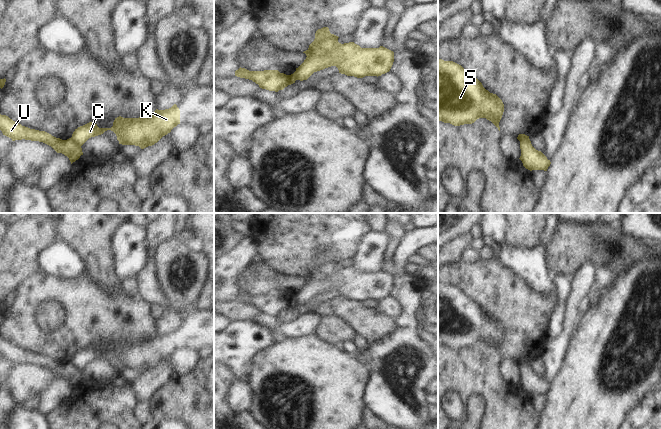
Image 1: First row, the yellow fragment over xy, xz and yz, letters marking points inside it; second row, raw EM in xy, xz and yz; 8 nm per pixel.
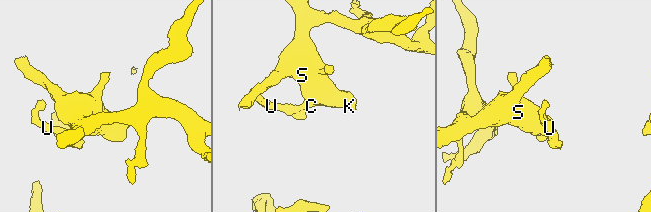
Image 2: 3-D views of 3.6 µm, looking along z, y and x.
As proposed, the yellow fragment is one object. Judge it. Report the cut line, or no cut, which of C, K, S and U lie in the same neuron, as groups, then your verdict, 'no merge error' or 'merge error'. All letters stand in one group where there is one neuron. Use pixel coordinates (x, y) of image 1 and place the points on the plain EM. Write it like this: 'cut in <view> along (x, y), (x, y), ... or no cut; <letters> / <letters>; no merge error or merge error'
cut in xy along (71, 361), (80, 370); C K S / U; merge error

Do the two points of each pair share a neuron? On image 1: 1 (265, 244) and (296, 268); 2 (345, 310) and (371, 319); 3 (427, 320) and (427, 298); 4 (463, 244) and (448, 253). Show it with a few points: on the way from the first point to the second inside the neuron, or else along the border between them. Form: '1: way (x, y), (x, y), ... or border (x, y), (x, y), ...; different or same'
1: way (273, 245), (288, 260); same
2: way (351, 311), (365, 319); same
3: way (427, 315), (427, 303); same
4: way (459, 245), (452, 251); same

